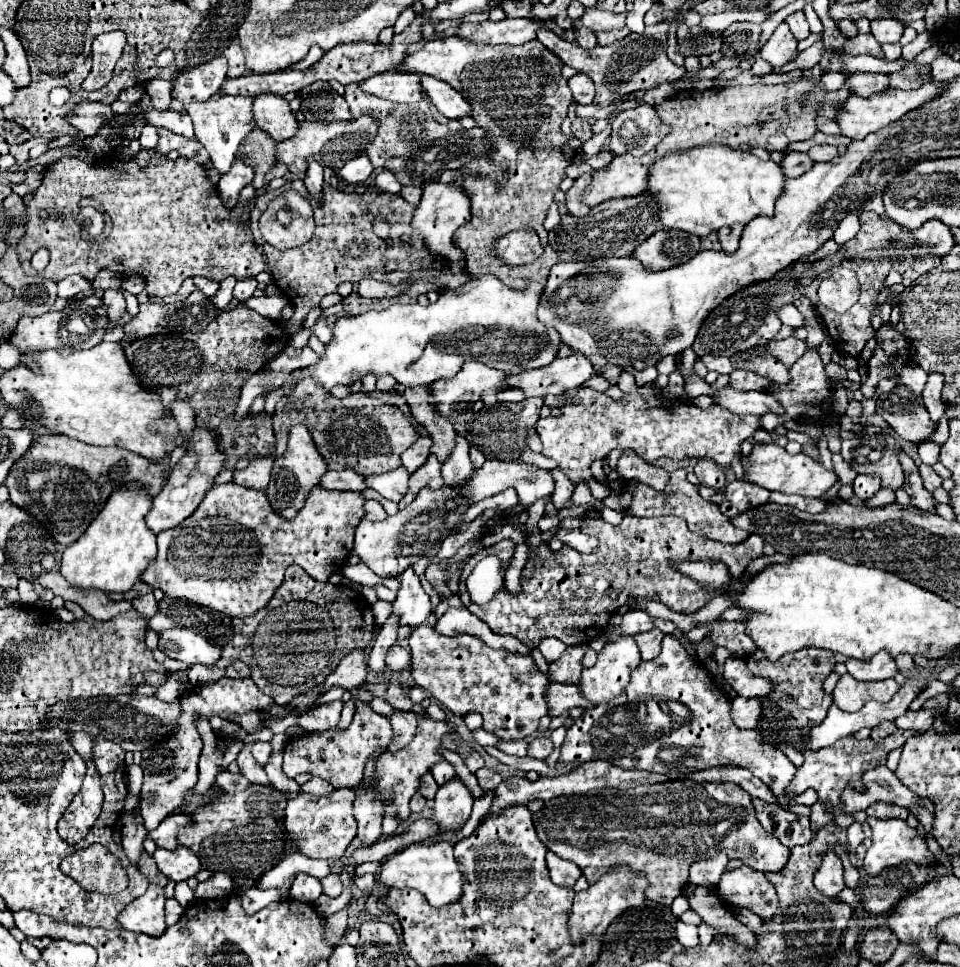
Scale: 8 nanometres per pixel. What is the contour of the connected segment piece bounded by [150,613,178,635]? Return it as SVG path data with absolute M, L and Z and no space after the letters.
M156 613L156 615L150 619L150 629L152 629L154 633L158 633L158 635L160 635L162 631L166 631L177 626L178 625L174 625L166 615L162 615L162 613Z

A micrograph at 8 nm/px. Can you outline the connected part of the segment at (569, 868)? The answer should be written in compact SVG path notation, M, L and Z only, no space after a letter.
M552 851L546 853L546 865L550 871L550 877L556 885L566 885L572 887L576 883L576 879L582 875L580 867L576 863L570 863L558 855L554 855Z

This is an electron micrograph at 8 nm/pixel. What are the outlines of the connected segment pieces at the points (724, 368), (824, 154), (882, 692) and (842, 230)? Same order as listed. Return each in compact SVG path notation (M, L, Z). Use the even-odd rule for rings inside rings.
M704 355L700 357L700 361L710 369L710 371L718 371L718 373L732 373L732 361L730 357L714 357L714 355Z
M814 145L808 155L812 157L812 161L830 161L836 155L836 147L834 145Z
M842 675L832 693L834 703L844 711L858 711L866 701L890 701L898 693L898 683L894 679L884 681L856 681L852 675Z
M849 213L839 224L833 234L833 239L838 245L844 245L856 236L860 229L859 217L856 213Z

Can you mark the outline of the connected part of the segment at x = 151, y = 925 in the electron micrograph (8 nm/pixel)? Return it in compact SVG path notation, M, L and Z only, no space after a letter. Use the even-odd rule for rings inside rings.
M148 885L148 891L126 905L120 913L118 921L128 931L146 933L152 937L160 937L166 929L164 923L164 891L158 885Z

